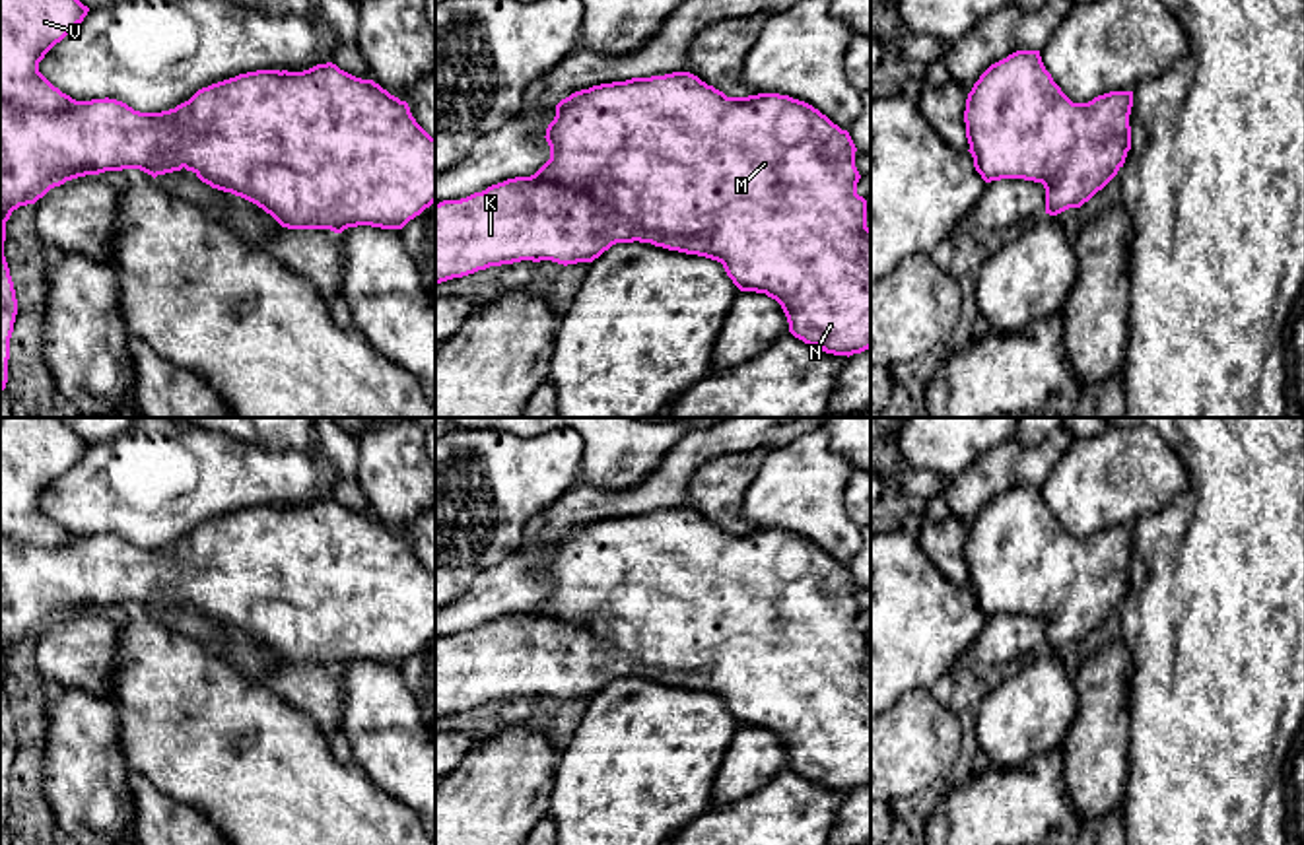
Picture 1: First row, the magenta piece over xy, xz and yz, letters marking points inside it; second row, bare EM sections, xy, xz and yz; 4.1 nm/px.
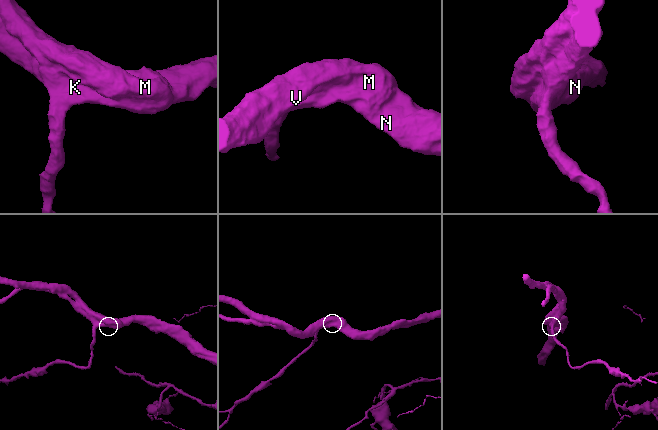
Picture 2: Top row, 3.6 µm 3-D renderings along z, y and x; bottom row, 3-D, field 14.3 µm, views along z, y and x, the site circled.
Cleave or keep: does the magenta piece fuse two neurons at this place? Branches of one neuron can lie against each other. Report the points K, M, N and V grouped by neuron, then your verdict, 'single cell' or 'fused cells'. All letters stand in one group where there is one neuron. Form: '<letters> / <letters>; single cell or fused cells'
K M N V; single cell

